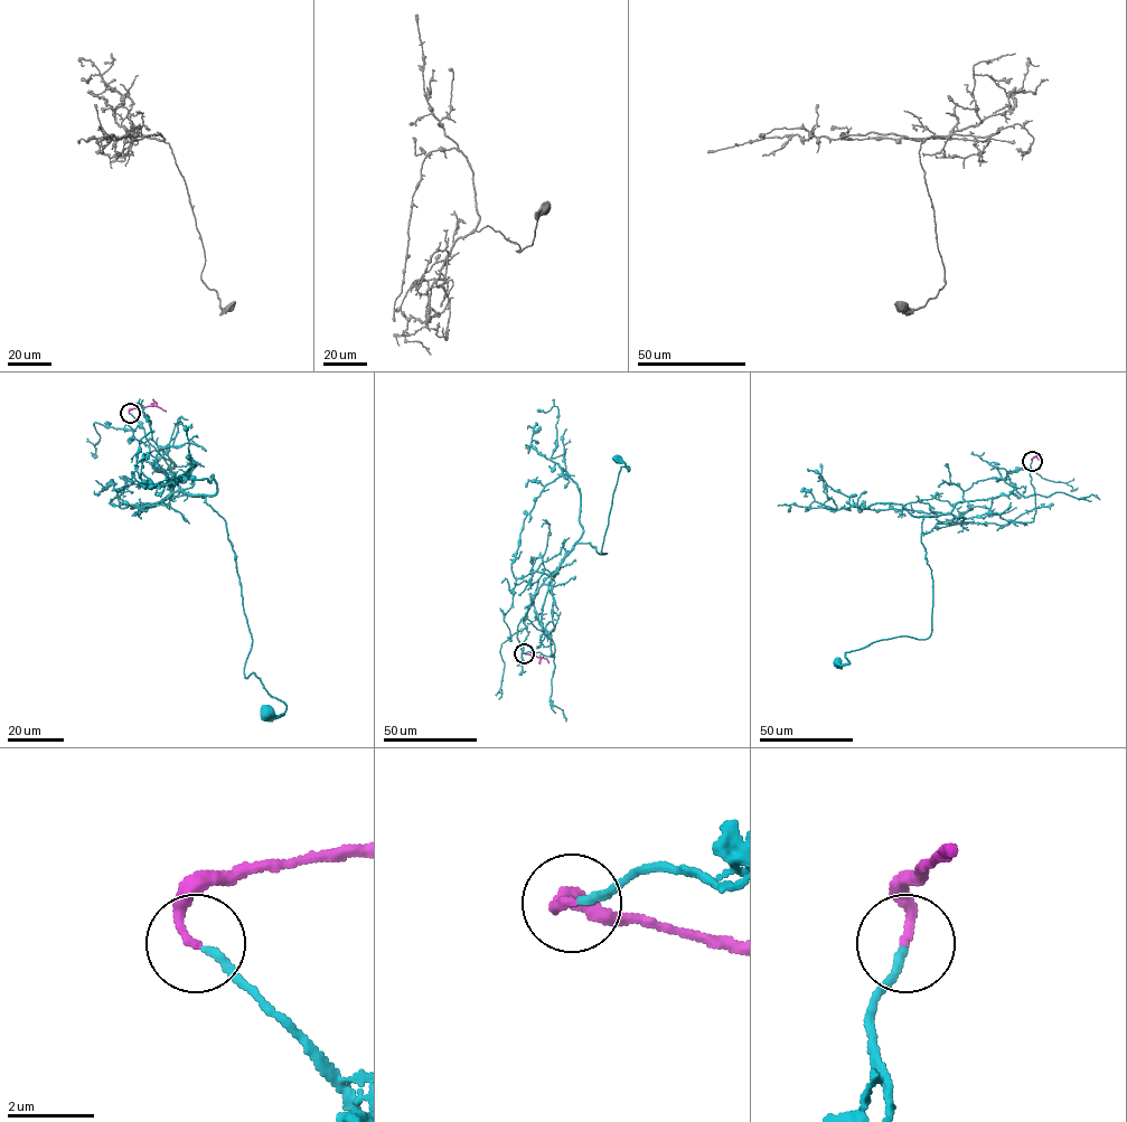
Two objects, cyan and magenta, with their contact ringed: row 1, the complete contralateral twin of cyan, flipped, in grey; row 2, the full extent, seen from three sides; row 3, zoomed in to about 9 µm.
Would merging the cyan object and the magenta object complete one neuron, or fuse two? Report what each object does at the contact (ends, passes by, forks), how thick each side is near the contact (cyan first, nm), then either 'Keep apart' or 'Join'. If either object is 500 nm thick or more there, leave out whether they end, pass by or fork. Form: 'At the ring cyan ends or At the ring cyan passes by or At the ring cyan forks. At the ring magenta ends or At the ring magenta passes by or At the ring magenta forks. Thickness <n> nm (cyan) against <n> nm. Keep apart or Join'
At the ring cyan ends. At the ring magenta ends. Thickness 190 nm (cyan) against 200 nm. Join

